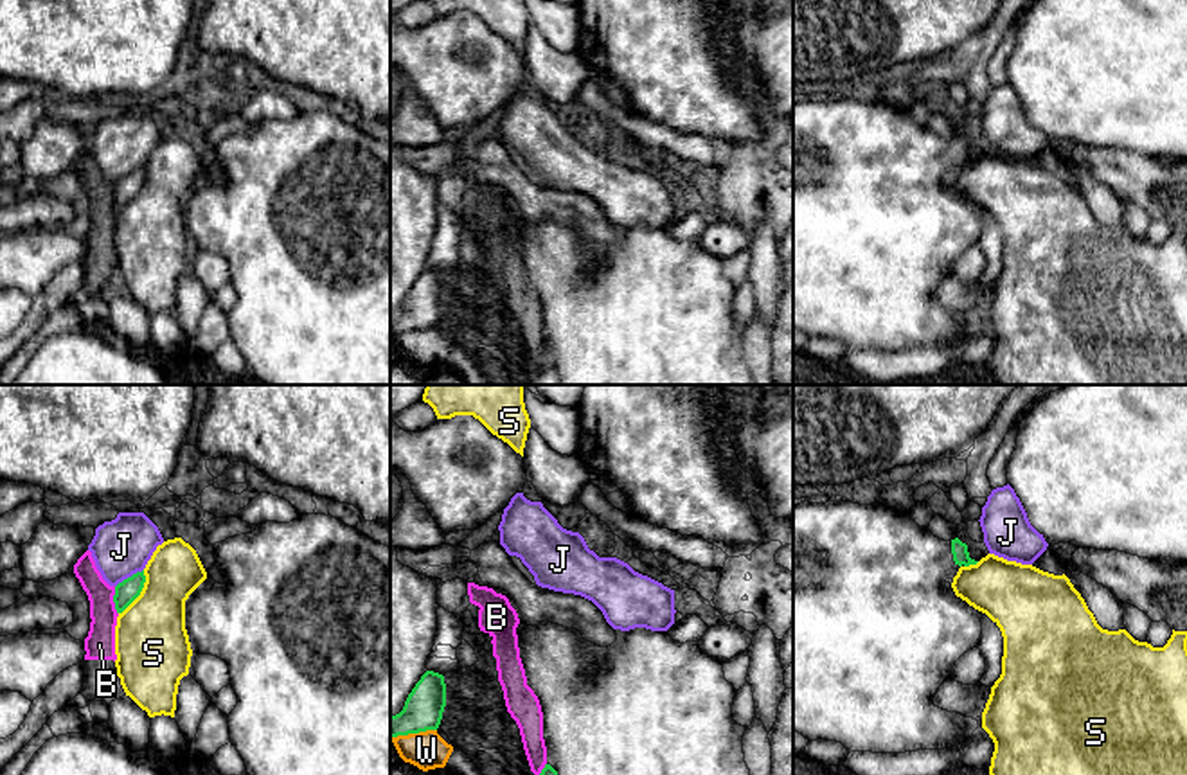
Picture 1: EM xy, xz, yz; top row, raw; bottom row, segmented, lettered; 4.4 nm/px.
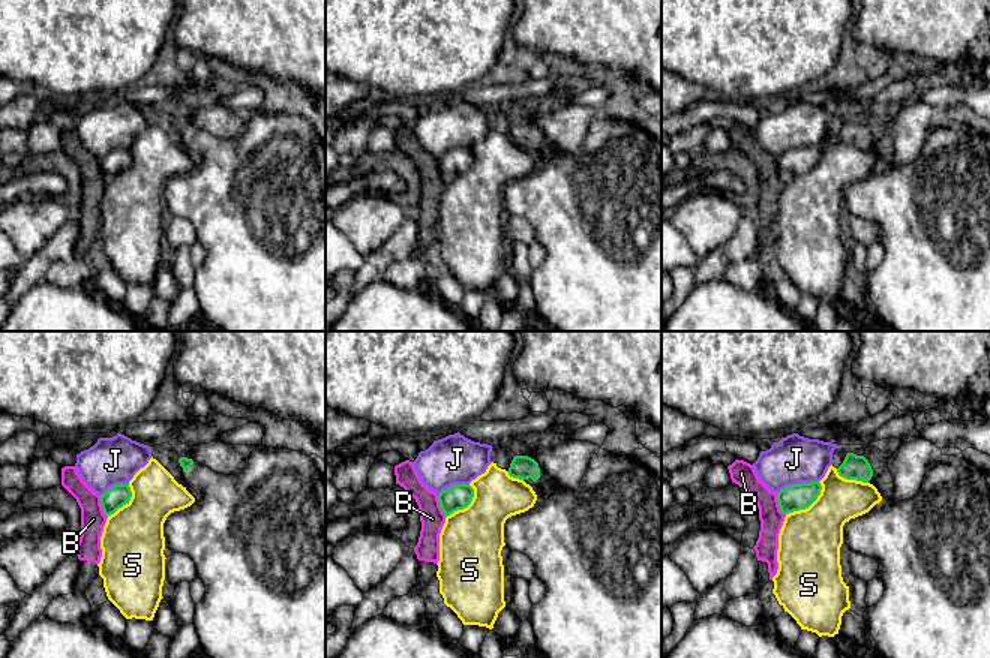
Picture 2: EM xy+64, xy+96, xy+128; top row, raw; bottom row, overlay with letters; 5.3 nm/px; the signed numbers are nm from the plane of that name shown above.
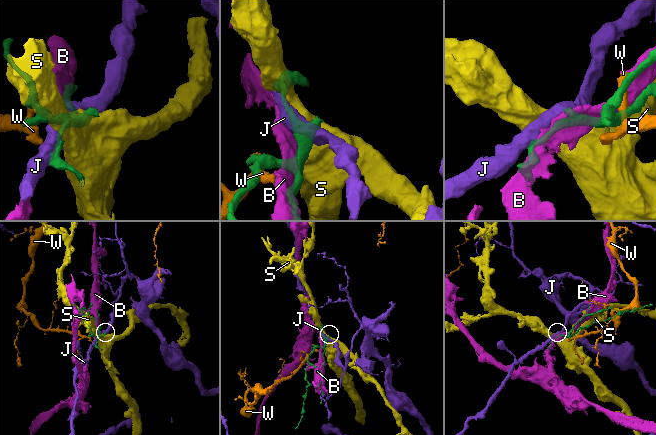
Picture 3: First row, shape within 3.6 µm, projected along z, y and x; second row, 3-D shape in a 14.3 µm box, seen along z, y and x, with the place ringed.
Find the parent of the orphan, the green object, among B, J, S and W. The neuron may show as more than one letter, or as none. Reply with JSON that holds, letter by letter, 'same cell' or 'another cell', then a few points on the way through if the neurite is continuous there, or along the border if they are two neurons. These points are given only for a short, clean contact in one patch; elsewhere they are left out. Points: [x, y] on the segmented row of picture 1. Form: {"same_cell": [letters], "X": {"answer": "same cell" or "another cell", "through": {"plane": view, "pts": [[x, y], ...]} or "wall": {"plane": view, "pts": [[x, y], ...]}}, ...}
{"same_cell": [], "B": {"answer": "another cell"}, "J": {"answer": "another cell"}, "S": {"answer": "another cell"}, "W": {"answer": "another cell", "wall": {"plane": "xz", "pts": [[436, 729], [392, 738]]}}}

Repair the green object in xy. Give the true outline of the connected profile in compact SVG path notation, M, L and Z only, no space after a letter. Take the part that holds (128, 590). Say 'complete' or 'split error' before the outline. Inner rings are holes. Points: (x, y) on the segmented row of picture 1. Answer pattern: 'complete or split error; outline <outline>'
complete; outline M142 570L115 586L113 602L117 613L122 613L140 595L144 583L146 575Z

